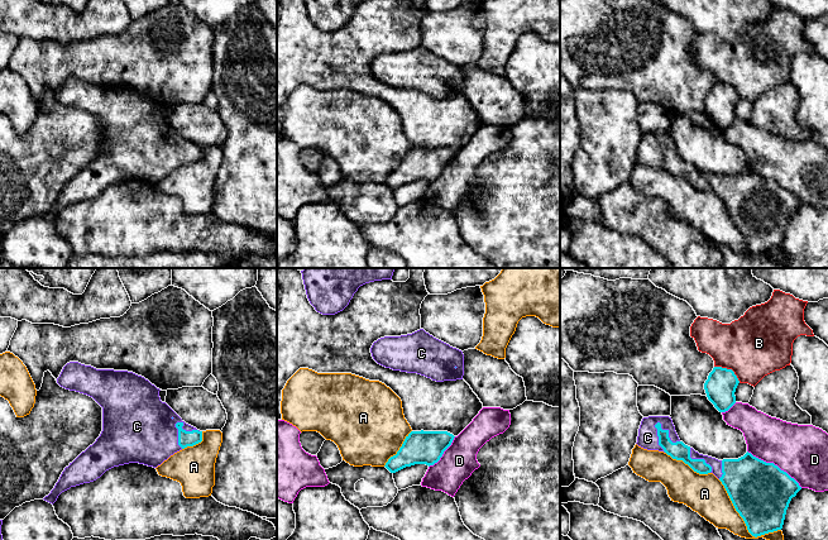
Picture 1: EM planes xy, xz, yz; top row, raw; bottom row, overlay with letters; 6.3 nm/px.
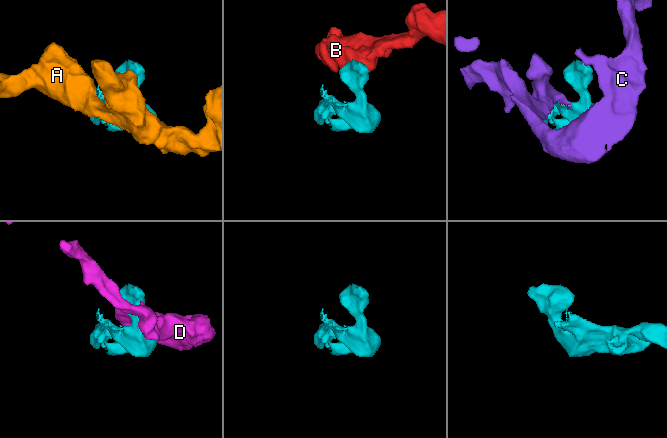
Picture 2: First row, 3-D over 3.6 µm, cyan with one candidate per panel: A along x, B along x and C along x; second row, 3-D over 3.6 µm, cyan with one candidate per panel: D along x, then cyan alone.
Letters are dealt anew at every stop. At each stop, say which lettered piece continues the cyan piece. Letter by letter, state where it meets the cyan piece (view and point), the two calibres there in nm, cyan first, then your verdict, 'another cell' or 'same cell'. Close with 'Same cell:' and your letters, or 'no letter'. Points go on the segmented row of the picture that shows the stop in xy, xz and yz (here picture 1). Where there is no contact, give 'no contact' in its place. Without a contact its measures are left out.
A: yz (743, 520) | 380/220 nm | another cell
B: yz (730, 369) | 190/400 nm | another cell
C: yz (668, 431) | 120/130 nm | same cell
D: yz (774, 464) | 380/340 nm | another cell
Same cell: C

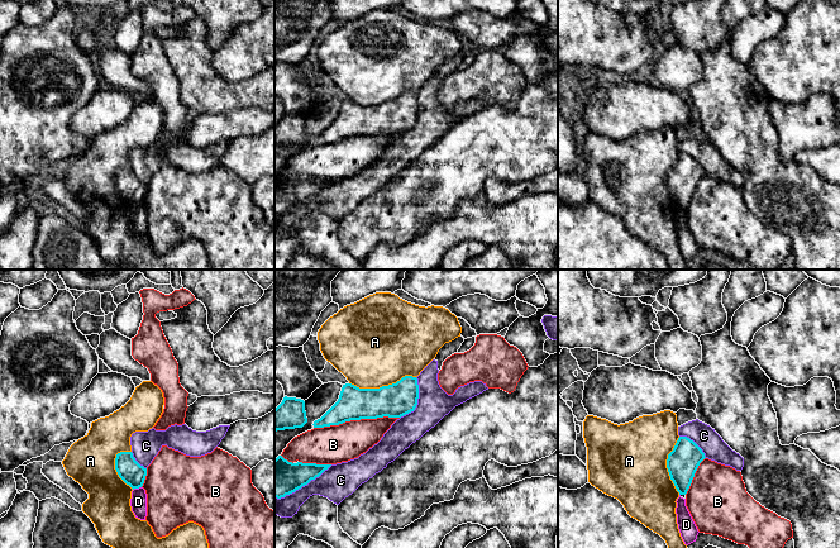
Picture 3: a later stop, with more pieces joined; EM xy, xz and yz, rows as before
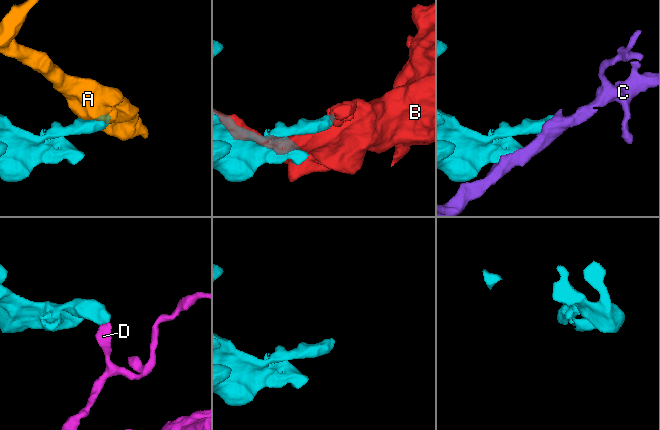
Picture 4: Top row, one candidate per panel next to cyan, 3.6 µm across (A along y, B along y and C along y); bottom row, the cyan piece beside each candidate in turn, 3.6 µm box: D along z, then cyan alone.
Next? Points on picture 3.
A: xz (382, 386) | 220/500 nm | another cell
B: xz (356, 419) | 200/240 nm | another cell
C: xz (302, 485) | 240/220 nm | another cell
D: xy (137, 487) | 150/110 nm | another cell
Same cell: no letter

